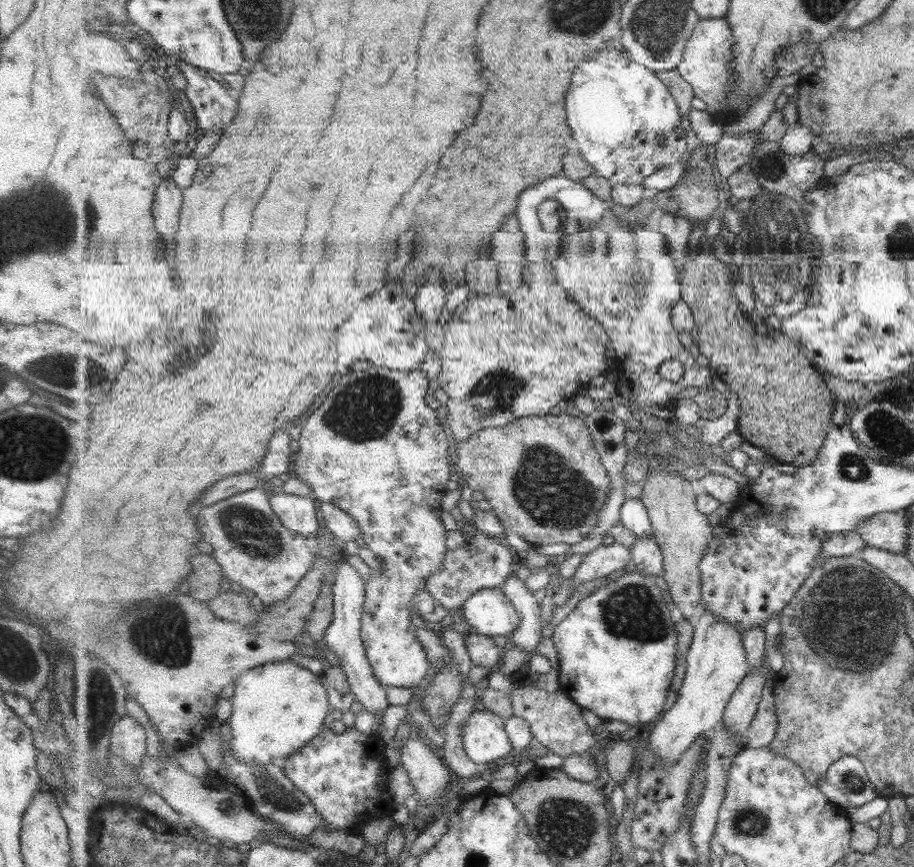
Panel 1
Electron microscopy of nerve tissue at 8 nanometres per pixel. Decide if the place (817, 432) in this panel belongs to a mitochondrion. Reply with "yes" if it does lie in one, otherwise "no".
no

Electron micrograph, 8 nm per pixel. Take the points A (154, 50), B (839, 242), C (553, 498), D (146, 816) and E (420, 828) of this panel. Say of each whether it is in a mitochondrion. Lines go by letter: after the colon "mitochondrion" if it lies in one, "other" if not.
A: other
B: other
C: mitochondrion
D: other
E: other

